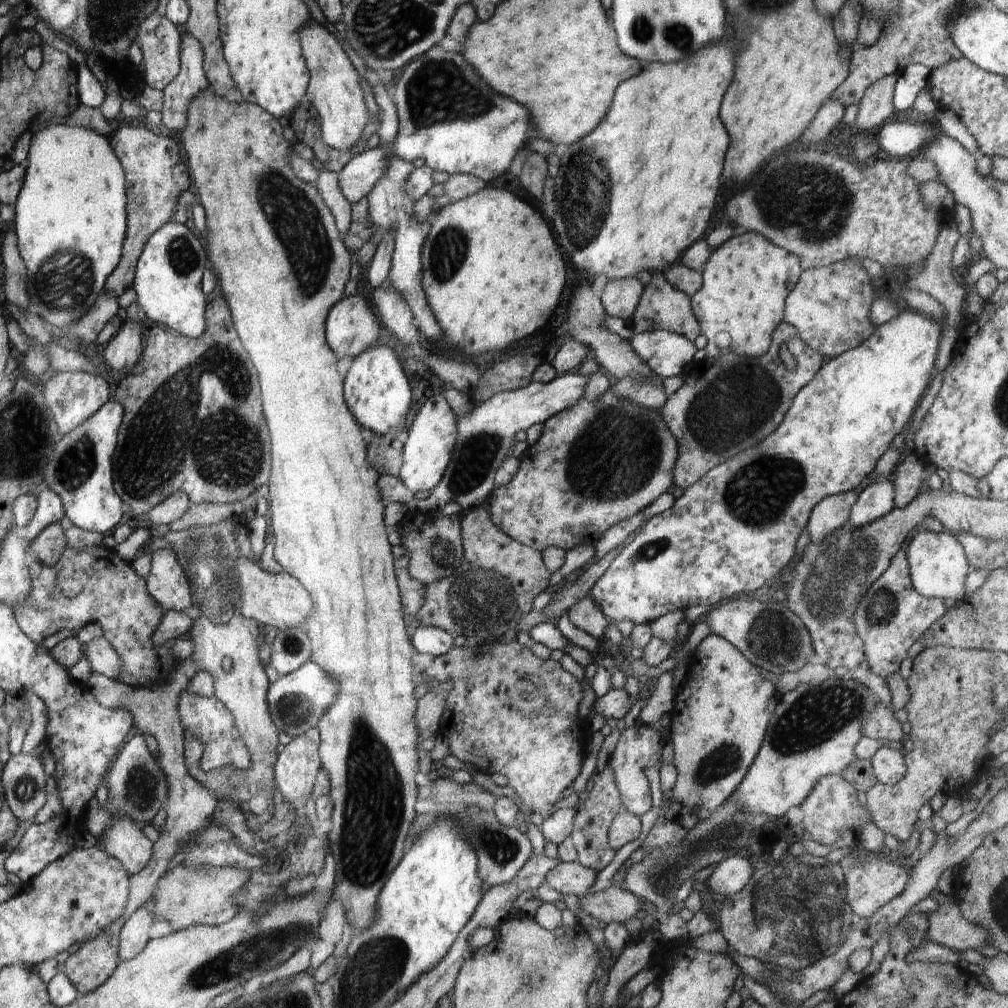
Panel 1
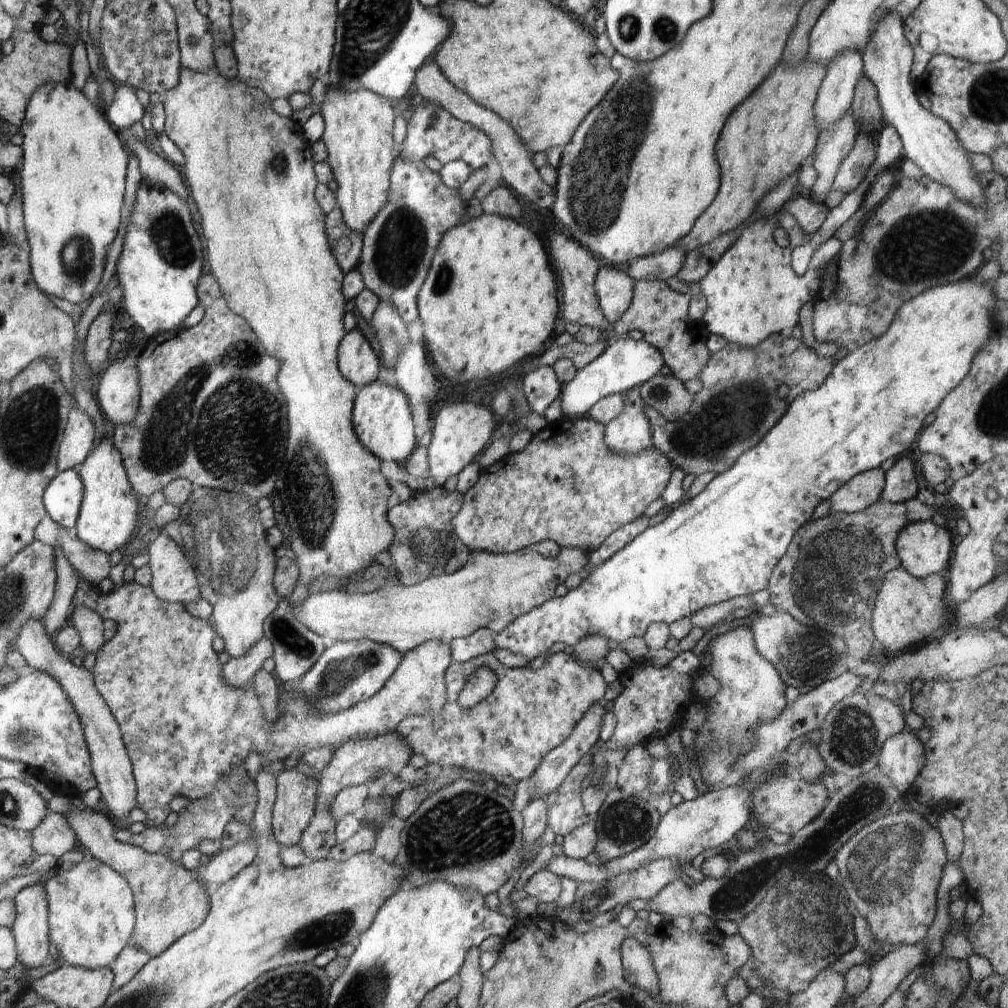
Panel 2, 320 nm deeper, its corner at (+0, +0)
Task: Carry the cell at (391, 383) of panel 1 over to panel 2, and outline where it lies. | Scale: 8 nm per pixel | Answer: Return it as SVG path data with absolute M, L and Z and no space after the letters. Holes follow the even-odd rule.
M383 376L357 391L353 406L353 427L358 440L379 460L404 462L418 447L412 424L412 408L404 391Z

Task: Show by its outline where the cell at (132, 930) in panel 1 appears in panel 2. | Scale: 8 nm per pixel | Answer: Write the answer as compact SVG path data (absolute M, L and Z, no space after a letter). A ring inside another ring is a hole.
M128 944L110 966L114 974L114 990L120 990L151 958L139 946Z

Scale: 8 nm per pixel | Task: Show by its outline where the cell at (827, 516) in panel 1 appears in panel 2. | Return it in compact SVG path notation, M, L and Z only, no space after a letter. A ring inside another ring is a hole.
M880 467L861 472L832 494L830 511L860 512L881 498L884 487L885 472Z

